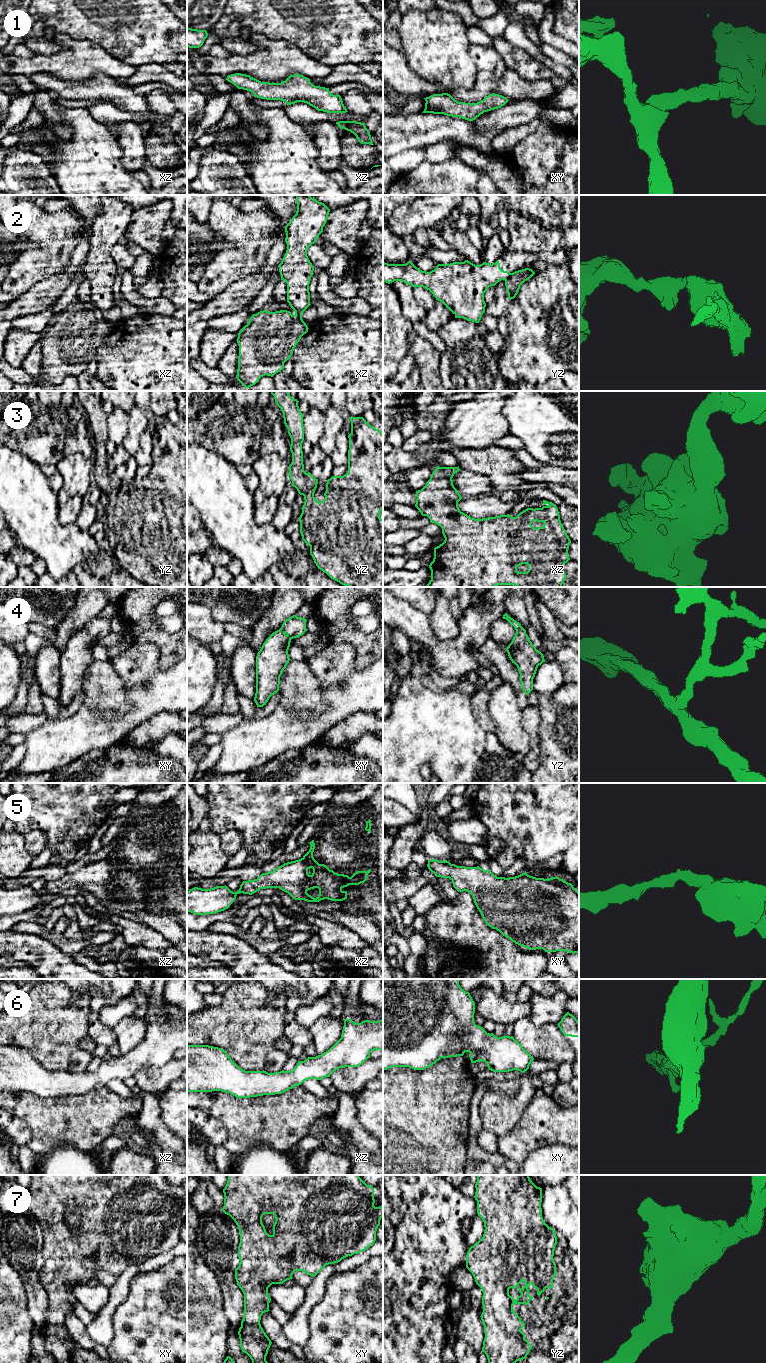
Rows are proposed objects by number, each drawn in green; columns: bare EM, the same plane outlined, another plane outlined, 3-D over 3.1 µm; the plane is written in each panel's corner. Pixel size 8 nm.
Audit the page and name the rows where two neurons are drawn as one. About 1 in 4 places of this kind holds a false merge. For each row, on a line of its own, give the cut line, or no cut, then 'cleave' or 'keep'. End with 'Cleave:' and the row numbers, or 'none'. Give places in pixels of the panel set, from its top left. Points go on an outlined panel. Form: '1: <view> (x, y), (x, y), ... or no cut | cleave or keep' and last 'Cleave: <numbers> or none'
1: no cut | keep
2: yz (511, 273), (505, 280) | cleave
3: no cut | keep
4: no cut | keep
5: no cut | keep
6: no cut | keep
7: no cut | keep
Cleave: 2

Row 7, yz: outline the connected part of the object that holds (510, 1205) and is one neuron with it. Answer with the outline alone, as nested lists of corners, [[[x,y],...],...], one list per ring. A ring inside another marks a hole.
[[[476,1175],[475,1200],[477,1214],[484,1222],[483,1237],[471,1246],[466,1255],[466,1268],[472,1273],[476,1284],[482,1289],[483,1312],[481,1320],[484,1325],[485,1338],[482,1351],[486,1354],[488,1363],[516,1363],[527,1357],[532,1345],[525,1339],[521,1329],[525,1323],[513,1311],[514,1304],[528,1305],[533,1299],[529,1295],[529,1285],[537,1289],[540,1296],[546,1288],[553,1288],[556,1276],[556,1264],[553,1260],[557,1236],[555,1230],[549,1227],[542,1217],[542,1188],[537,1187],[529,1175]],[[510,1288],[517,1288],[521,1293],[516,1300],[509,1295]]]

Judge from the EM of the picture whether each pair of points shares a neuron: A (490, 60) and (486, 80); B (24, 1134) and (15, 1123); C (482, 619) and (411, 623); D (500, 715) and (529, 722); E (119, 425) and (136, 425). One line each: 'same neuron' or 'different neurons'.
A: different neurons
B: same neuron
C: same neuron
D: different neurons
E: different neurons

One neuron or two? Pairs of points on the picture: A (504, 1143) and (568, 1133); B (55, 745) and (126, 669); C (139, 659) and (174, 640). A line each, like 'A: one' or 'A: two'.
A: one
B: two
C: two

